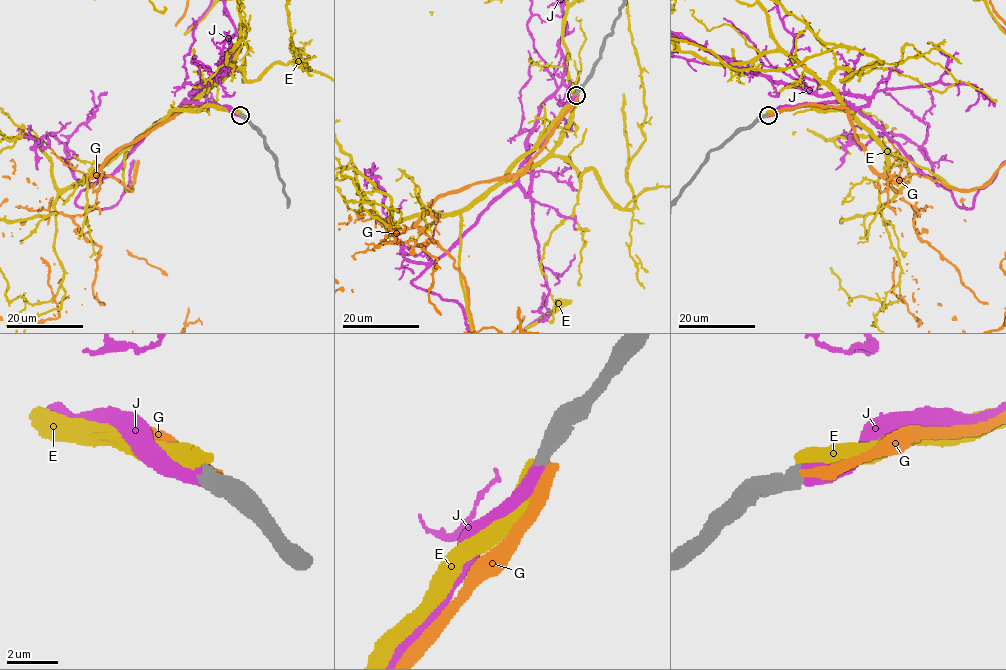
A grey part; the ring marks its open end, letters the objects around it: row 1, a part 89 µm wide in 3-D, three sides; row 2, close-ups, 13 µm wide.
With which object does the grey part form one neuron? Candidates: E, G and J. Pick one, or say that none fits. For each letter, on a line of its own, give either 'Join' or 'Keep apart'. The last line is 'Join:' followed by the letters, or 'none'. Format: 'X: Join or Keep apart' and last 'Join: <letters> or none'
E: Keep apart
G: Keep apart
J: Join
Join: J

